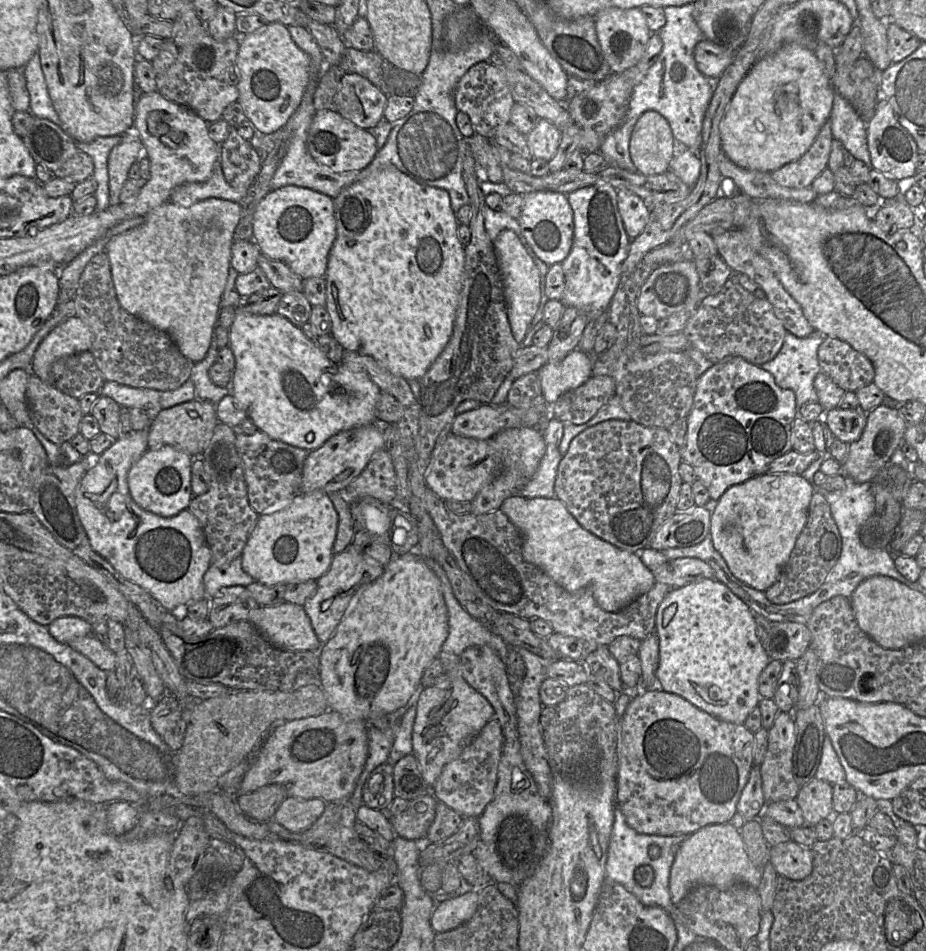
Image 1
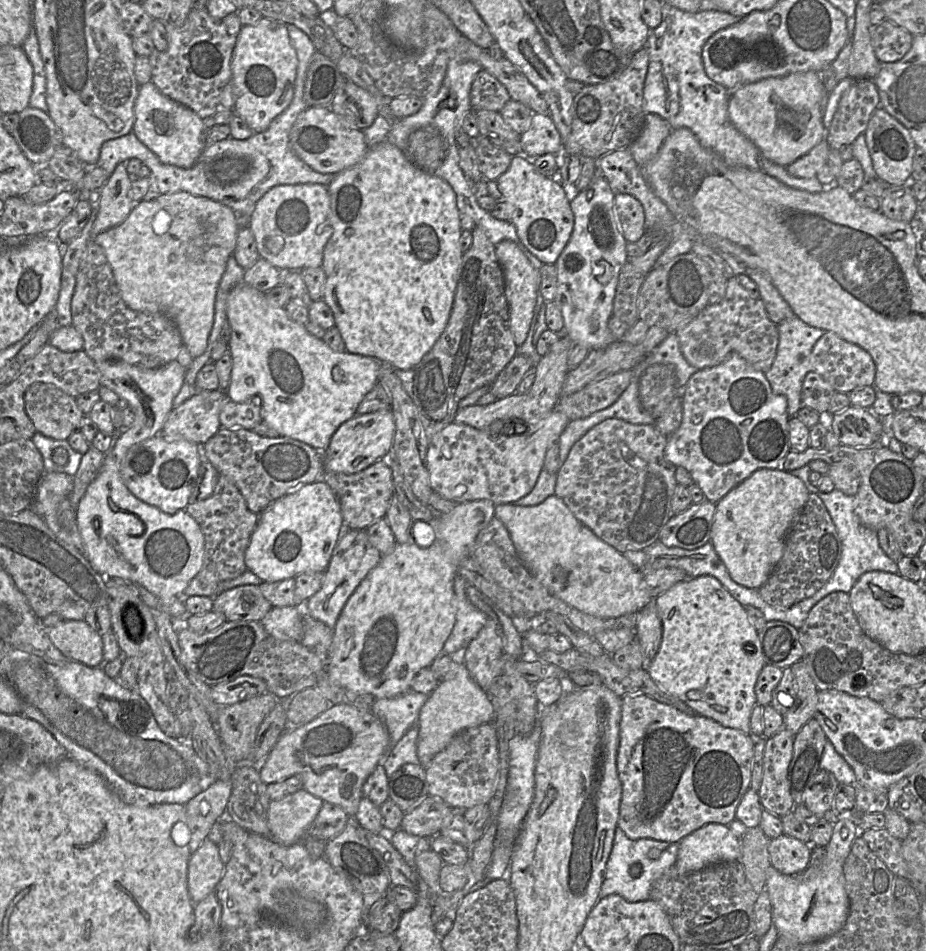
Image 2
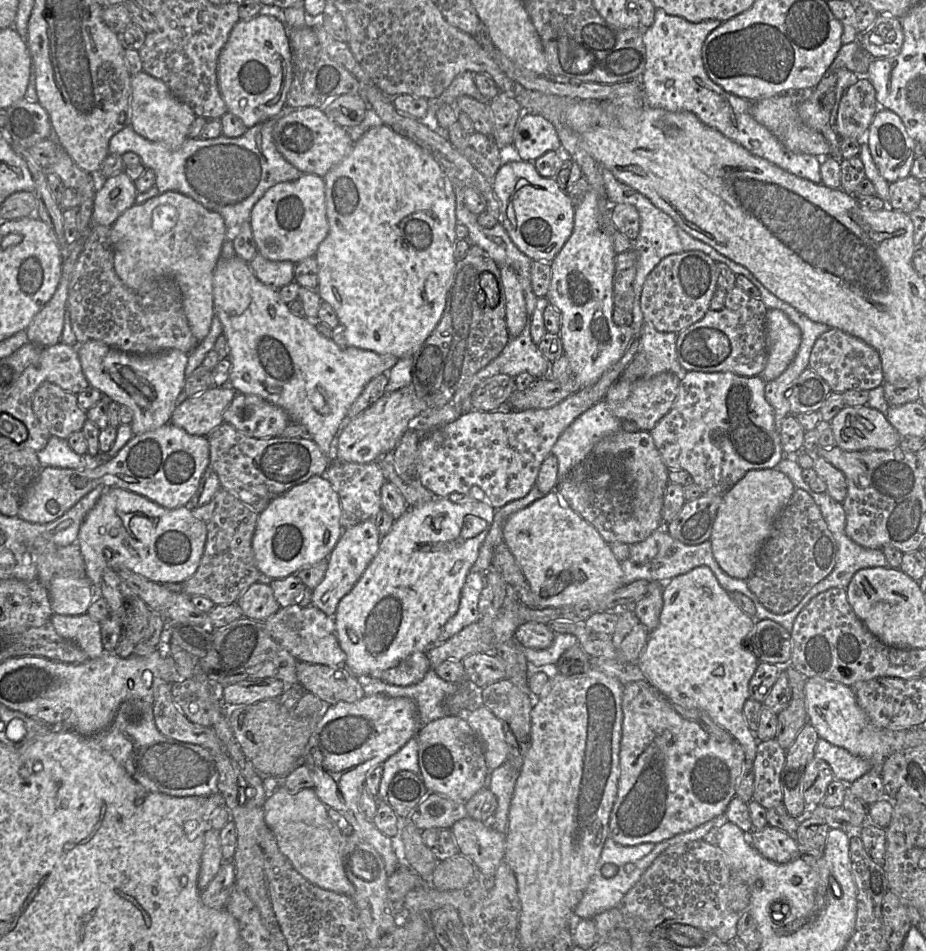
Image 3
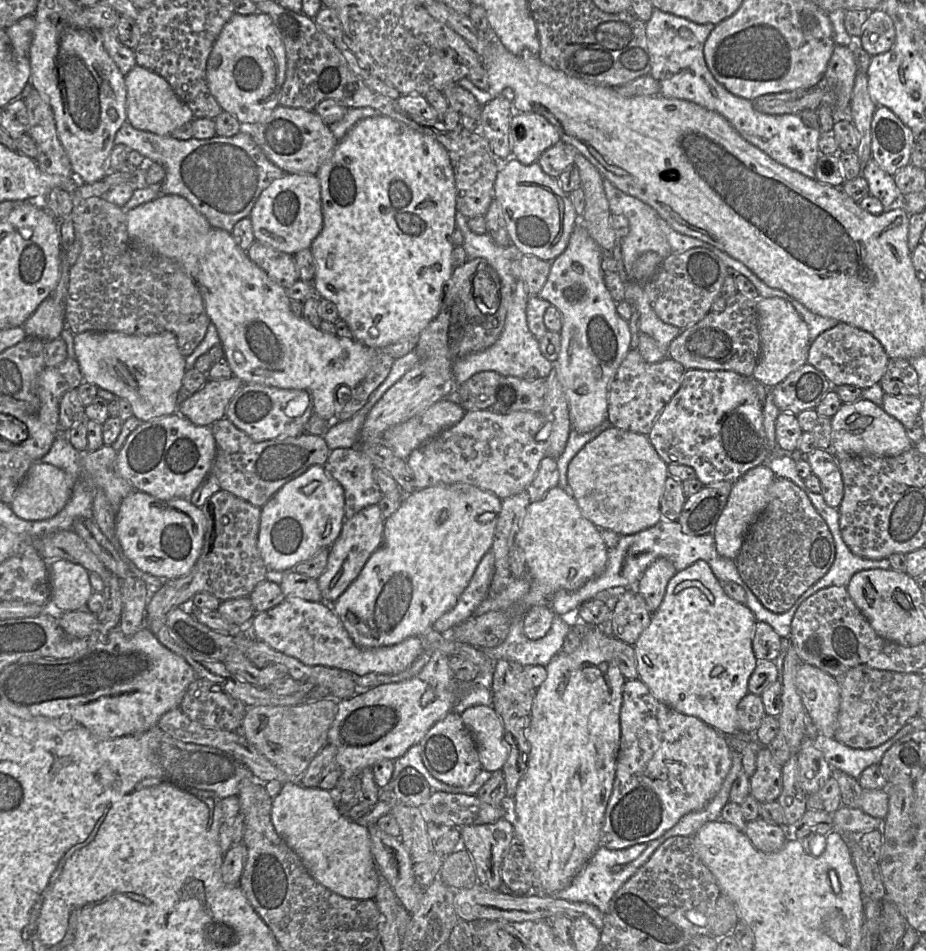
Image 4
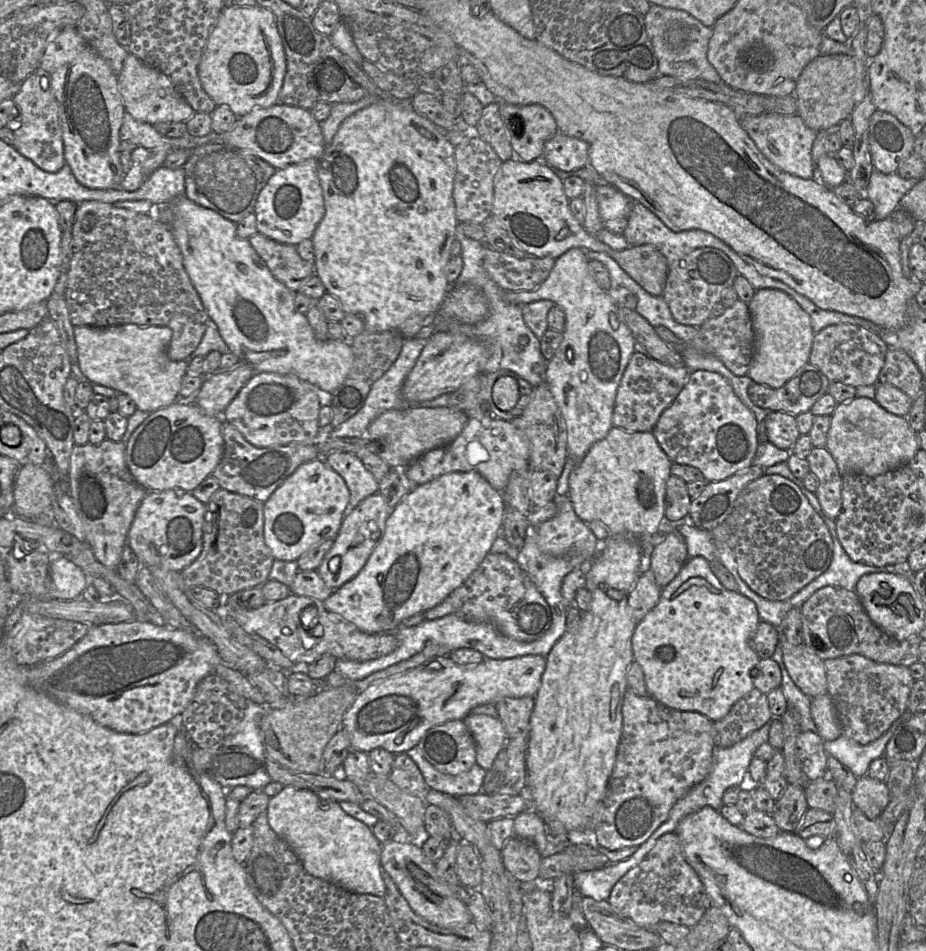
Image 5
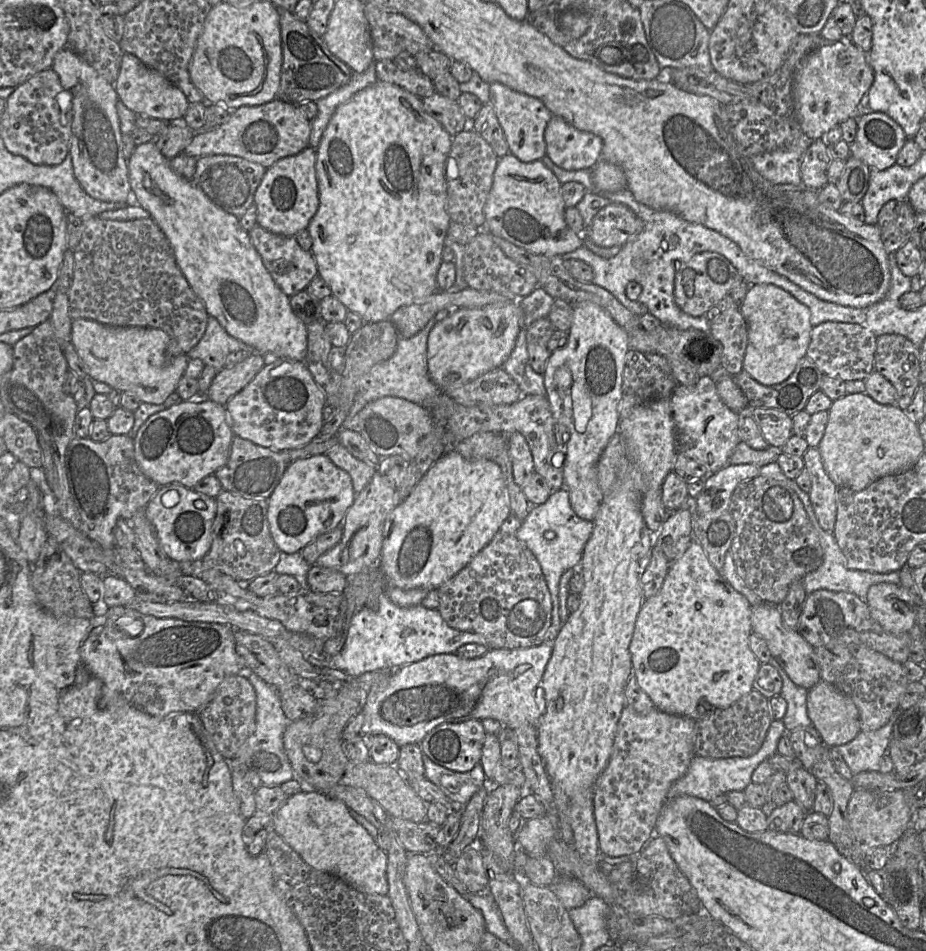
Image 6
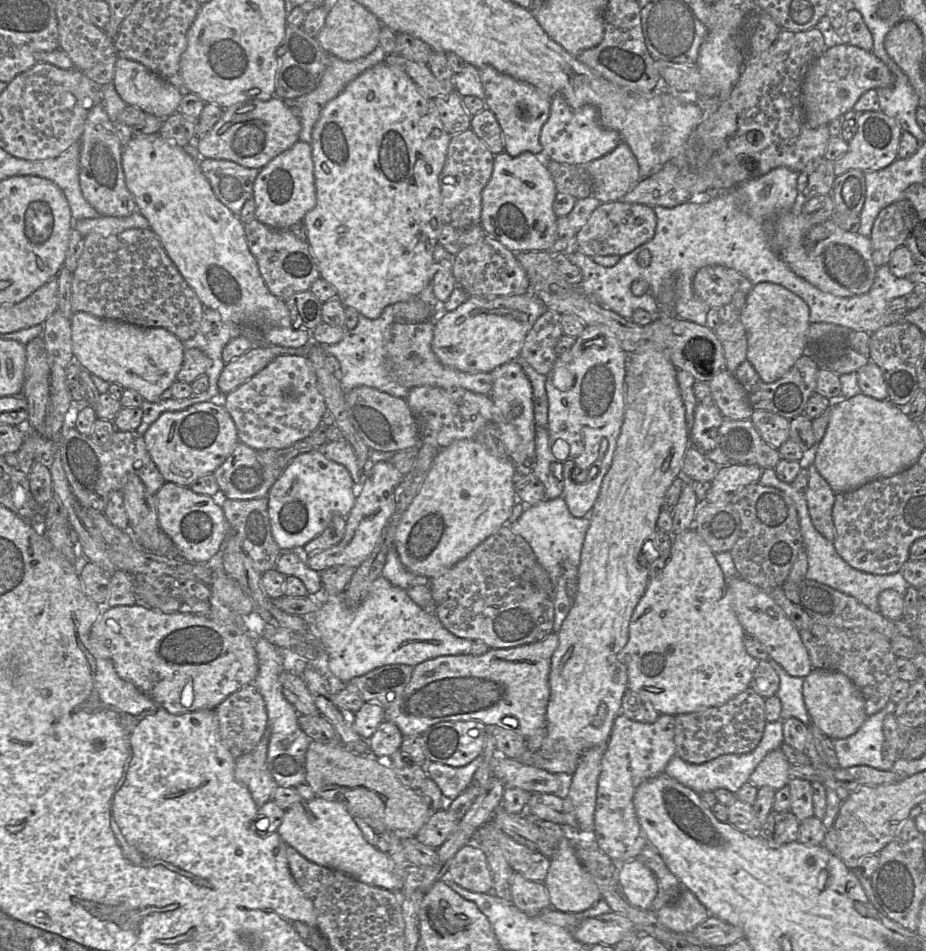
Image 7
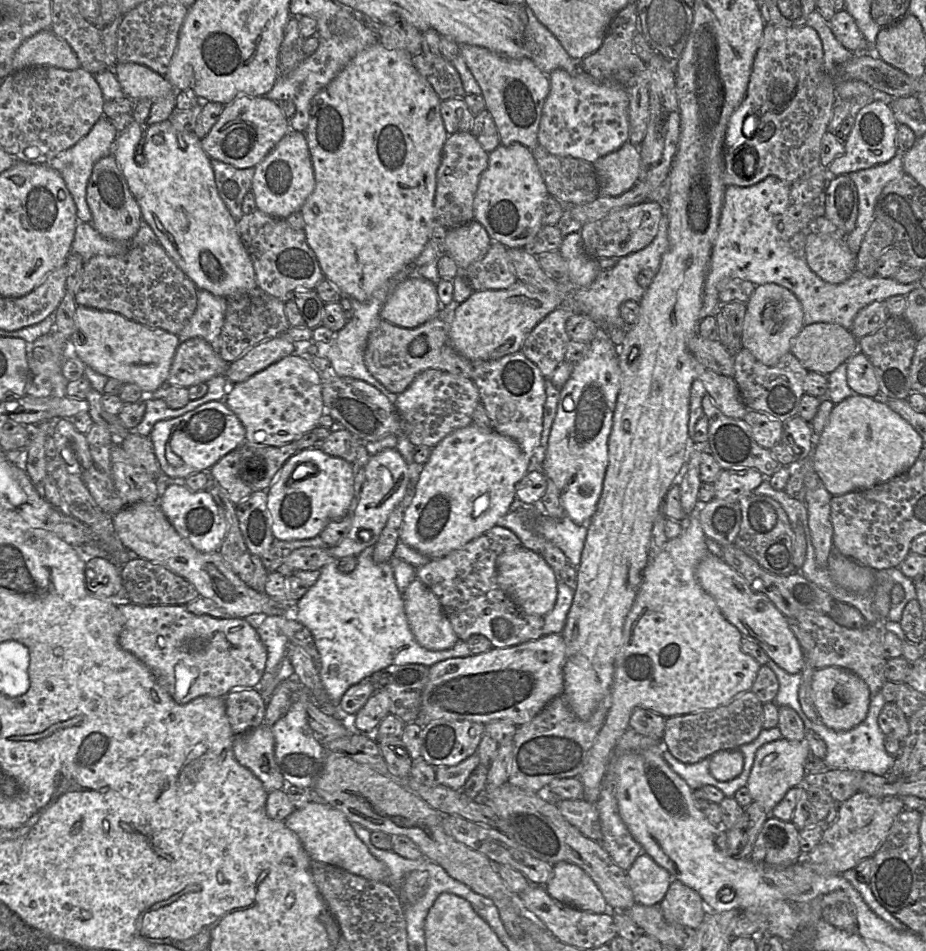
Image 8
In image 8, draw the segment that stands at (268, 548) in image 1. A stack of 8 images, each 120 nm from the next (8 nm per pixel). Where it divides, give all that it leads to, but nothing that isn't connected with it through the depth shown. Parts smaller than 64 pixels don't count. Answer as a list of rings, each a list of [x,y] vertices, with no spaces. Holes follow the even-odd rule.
[[[319,446],[296,452],[283,464],[267,490],[267,508],[274,537],[291,541],[318,536],[329,521],[351,513],[354,506],[353,483],[352,463],[326,454]],[[301,463],[312,464],[314,472],[304,478],[294,478],[293,471]]]

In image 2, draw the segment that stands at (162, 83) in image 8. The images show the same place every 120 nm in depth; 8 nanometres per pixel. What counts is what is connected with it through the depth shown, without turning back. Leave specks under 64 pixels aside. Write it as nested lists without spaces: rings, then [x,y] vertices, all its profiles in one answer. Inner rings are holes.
[[[150,81],[139,86],[134,114],[132,131],[161,162],[181,168],[190,168],[197,162],[207,141],[203,119],[193,110],[162,94]]]

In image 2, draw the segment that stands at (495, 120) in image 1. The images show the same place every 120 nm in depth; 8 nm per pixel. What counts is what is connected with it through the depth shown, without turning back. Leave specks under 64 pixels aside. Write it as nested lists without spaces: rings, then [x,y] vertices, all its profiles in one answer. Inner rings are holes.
[[[484,69],[477,73],[470,91],[471,111],[499,112],[510,99],[506,88],[492,74]]]

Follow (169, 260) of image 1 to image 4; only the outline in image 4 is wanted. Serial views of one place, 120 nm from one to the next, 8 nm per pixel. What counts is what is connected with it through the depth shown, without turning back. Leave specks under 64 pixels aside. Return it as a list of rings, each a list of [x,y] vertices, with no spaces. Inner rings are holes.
[[[160,194],[152,201],[126,211],[126,224],[132,244],[141,244],[175,260],[197,282],[199,261],[205,254],[212,227],[187,199],[175,194]]]

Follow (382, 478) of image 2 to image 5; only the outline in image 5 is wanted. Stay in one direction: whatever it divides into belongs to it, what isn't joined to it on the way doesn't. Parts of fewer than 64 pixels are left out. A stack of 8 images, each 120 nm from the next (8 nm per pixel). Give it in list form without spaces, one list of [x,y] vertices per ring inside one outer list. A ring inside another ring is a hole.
[[[331,452],[323,458],[328,466],[343,477],[350,491],[348,511],[365,498],[379,492],[379,482],[353,453]]]

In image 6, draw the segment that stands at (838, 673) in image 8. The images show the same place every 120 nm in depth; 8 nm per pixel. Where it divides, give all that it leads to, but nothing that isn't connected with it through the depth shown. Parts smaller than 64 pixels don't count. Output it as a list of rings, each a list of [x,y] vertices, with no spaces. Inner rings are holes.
[[[824,680],[809,690],[807,712],[827,747],[848,743],[861,731],[859,711],[854,702]]]

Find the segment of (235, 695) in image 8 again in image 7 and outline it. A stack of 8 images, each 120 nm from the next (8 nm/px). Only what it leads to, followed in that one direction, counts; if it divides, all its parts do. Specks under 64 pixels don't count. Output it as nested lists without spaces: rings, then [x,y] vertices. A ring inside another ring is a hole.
[[[247,684],[226,697],[214,709],[222,744],[236,759],[251,752],[267,728],[267,711],[264,700],[253,684]]]

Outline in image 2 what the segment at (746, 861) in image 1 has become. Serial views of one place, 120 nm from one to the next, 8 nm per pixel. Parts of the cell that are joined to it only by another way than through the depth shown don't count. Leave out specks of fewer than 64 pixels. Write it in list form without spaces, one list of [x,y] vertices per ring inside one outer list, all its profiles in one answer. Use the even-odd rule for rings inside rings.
[[[710,823],[679,842],[674,866],[684,875],[716,863],[740,861],[740,856],[741,839],[727,825]]]

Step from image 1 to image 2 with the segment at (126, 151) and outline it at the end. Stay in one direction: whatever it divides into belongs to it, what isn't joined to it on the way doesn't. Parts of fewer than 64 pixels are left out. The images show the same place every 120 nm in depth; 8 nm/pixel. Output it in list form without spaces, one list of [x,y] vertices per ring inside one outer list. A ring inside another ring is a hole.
[[[126,162],[119,163],[99,192],[99,209],[92,228],[92,235],[121,224],[130,214],[135,203],[128,197],[132,184]]]

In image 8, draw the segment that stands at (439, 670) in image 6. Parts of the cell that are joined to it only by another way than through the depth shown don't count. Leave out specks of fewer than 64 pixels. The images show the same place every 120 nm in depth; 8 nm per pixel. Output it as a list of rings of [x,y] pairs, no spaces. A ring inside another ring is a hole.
[[[548,634],[542,637],[524,642],[515,646],[506,648],[491,647],[488,651],[480,654],[470,655],[468,657],[449,658],[440,661],[429,667],[429,678],[422,691],[421,707],[416,718],[416,723],[420,727],[424,727],[433,720],[446,719],[446,720],[467,720],[471,722],[481,723],[483,725],[492,721],[511,721],[515,725],[520,726],[531,721],[550,701],[556,696],[561,695],[564,688],[563,667],[566,659],[566,646],[562,634]]]

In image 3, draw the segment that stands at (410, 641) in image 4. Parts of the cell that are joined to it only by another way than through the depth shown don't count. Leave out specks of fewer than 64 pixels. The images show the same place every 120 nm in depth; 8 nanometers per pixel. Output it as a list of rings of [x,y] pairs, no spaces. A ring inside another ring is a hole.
[[[312,604],[305,607],[298,605],[280,607],[264,621],[264,625],[271,637],[298,661],[345,666],[346,654],[339,645],[334,617],[326,615],[318,607]],[[415,652],[398,665],[375,675],[375,678],[397,686],[410,686],[419,683],[431,669],[427,652]]]

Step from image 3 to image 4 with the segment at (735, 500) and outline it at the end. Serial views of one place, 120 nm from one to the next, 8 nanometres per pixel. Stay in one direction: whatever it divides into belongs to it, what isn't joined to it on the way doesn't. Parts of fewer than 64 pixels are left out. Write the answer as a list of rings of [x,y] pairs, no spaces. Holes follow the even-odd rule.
[[[761,464],[748,470],[733,483],[727,503],[717,520],[713,533],[719,555],[732,560],[736,559],[751,525],[769,502],[768,488],[775,478],[775,473],[766,464]]]

